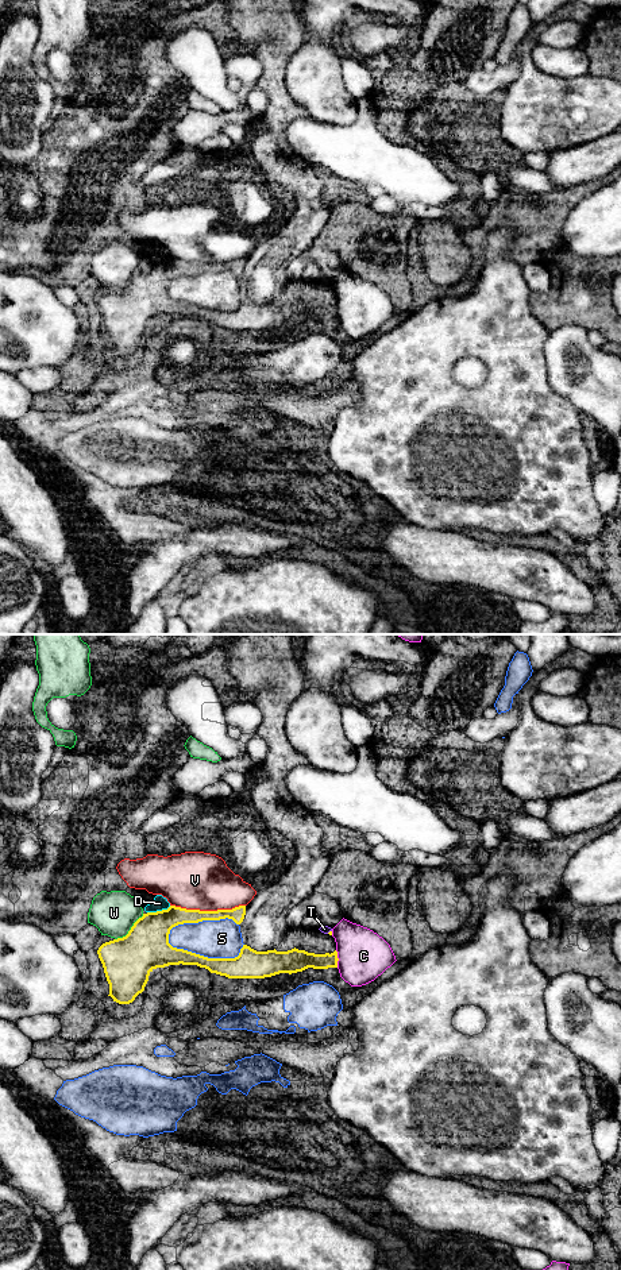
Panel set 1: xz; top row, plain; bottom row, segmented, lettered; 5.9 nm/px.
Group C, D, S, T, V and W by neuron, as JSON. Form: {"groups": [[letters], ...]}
{"groups": [["C"], ["D"], ["S"], ["T", "V"], ["W"]]}

